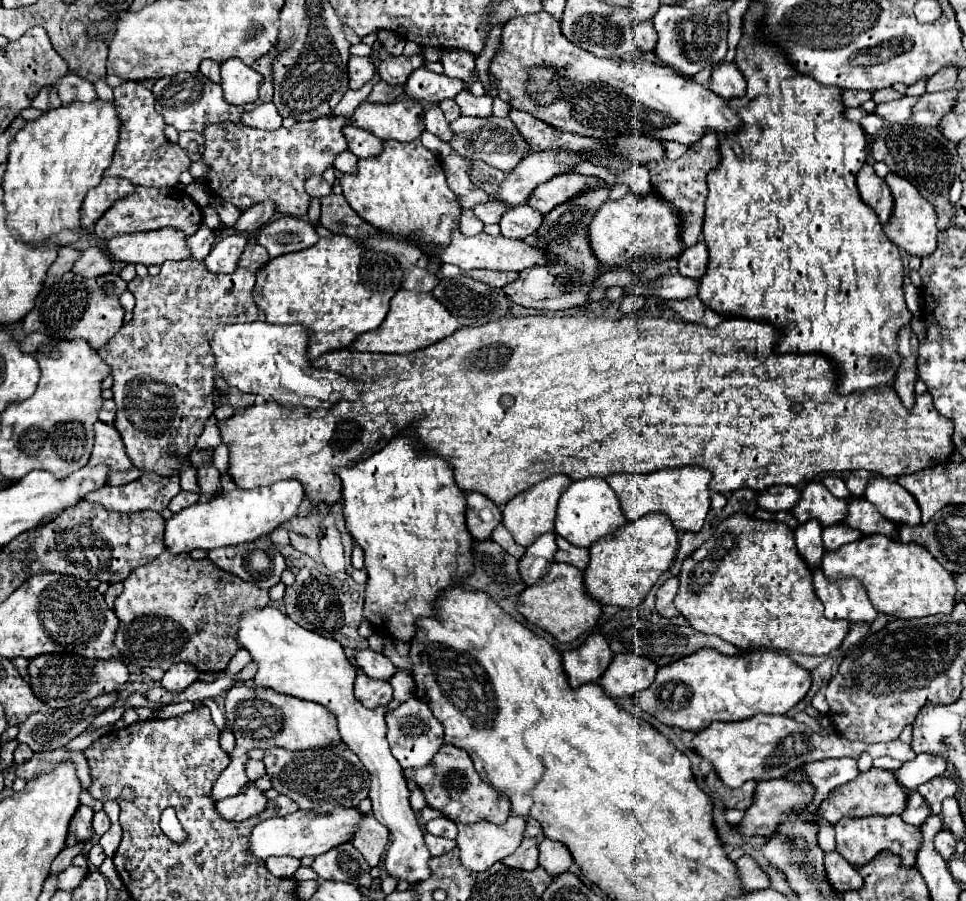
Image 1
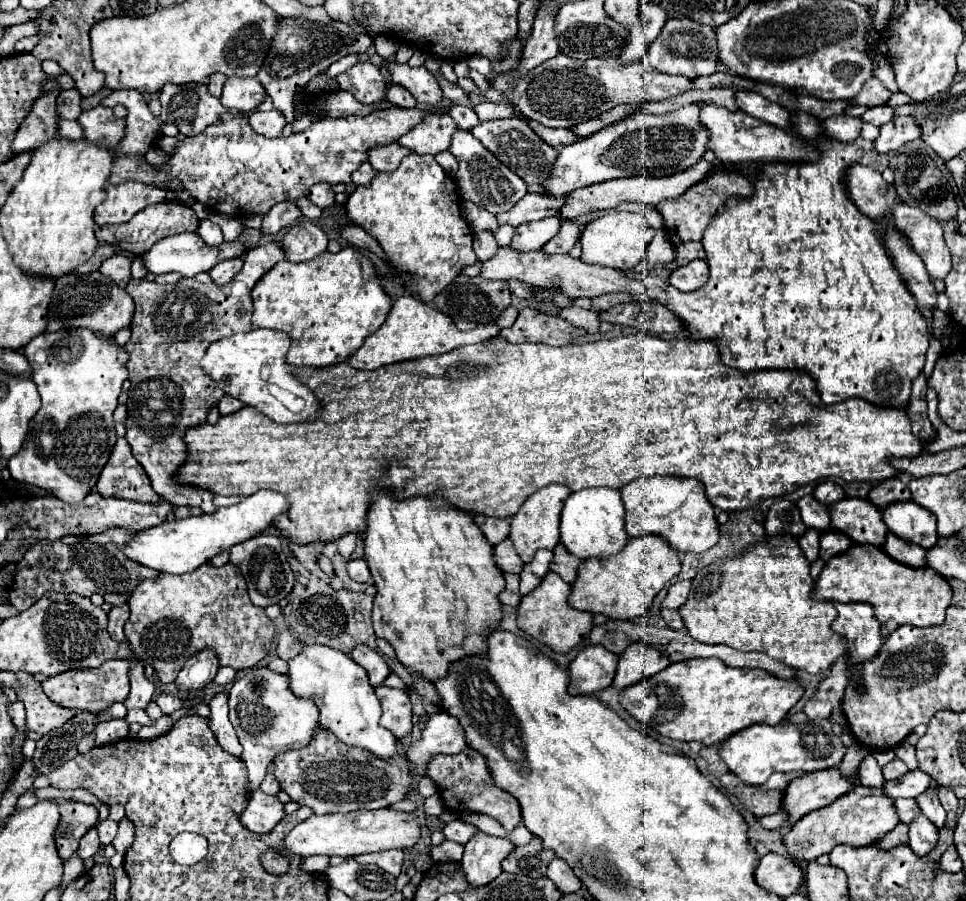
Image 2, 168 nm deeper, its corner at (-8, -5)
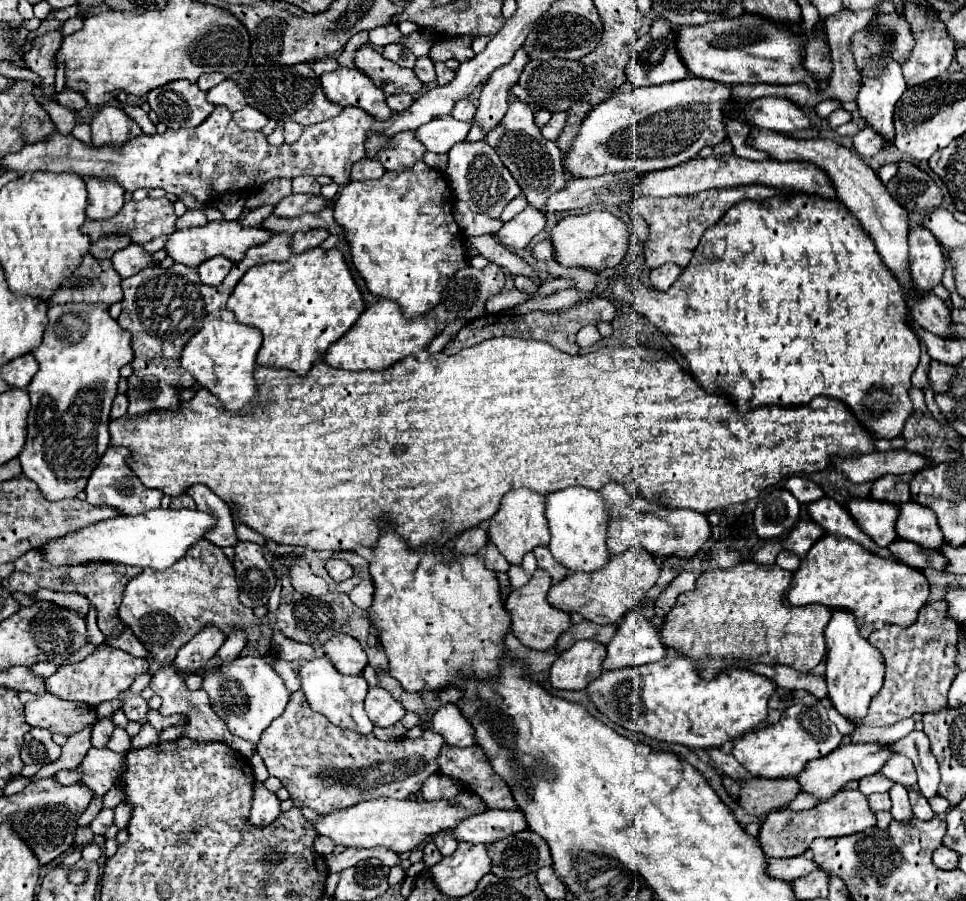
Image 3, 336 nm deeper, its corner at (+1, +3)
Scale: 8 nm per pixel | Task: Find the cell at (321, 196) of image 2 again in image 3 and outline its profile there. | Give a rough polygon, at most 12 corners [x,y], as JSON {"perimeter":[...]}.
{"perimeter":[[312,176],[292,180],[292,192],[320,194],[320,184]]}

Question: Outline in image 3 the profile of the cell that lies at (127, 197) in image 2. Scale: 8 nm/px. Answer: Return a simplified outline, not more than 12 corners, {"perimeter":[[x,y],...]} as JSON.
{"perimeter":[[88,180],[86,216],[120,212],[124,190],[112,180]]}

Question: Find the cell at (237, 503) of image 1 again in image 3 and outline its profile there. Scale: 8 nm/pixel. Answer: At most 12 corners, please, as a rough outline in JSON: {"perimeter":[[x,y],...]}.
{"perimeter":[[200,510],[116,516],[44,544],[52,566],[164,570],[216,518]]}

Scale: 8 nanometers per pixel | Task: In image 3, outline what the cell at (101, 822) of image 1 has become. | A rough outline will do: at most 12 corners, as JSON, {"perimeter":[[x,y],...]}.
{"perimeter":[[102,808],[92,820],[94,834],[106,834],[114,810]]}

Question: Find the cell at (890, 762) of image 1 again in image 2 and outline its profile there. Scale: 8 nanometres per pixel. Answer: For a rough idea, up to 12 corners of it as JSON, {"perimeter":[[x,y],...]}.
{"perimeter":[[895,758],[883,766],[885,780],[893,780],[907,772],[907,766]]}

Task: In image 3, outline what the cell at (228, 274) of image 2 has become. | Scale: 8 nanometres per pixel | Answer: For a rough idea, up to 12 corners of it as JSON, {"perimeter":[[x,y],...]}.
{"perimeter":[[216,256],[198,266],[206,286],[218,286],[232,262]]}

